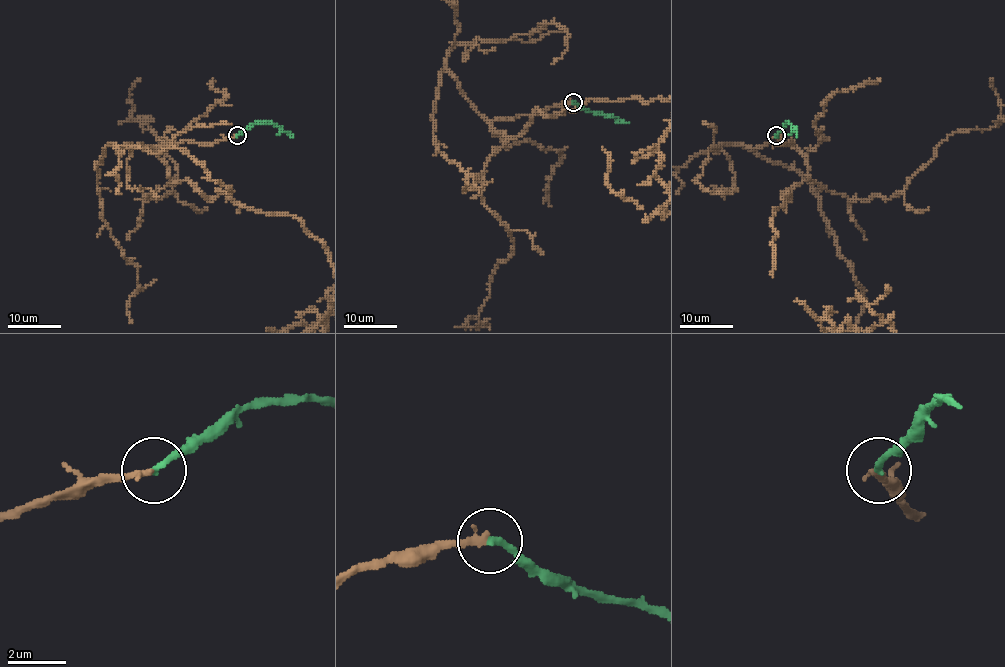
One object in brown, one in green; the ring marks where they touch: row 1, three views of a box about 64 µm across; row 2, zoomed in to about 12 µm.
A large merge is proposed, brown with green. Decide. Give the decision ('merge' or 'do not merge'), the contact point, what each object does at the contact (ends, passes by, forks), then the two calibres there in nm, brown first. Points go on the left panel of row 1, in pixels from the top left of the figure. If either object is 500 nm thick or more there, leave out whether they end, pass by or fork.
merge; at (237, 135); brown ends there; green ends there; 240 nm thick on the brown side, 200 nm on the other

